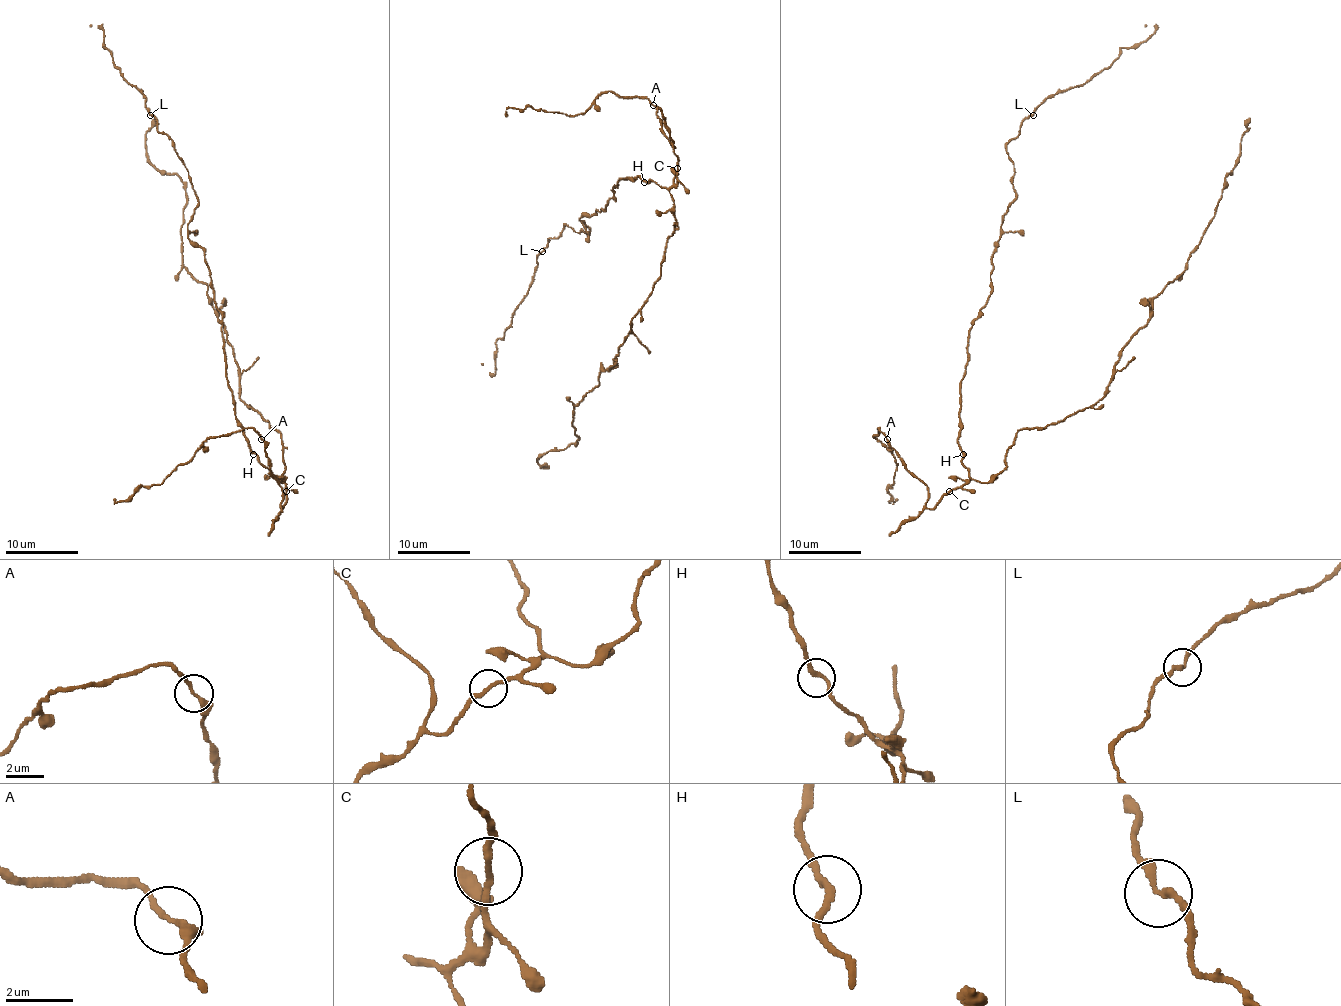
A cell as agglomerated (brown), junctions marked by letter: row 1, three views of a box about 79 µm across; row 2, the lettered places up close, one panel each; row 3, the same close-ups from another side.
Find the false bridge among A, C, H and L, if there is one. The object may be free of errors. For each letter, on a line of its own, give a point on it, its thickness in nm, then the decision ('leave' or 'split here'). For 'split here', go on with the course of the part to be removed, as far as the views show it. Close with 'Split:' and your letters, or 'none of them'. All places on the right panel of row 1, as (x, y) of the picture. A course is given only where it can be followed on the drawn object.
A: at (887, 439); 200 nm thick; leave
C: at (949, 491); 190 nm thick; leave
H: at (963, 454); 200 nm thick; leave
L: at (1033, 115); 200 nm thick; leave
Split: none of them

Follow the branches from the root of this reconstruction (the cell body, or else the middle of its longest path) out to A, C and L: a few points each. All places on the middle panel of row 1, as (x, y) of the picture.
A: (644, 180), (657, 182), (662, 187), (671, 187), (677, 182), (677, 155), (661, 128), (653, 106)
C: (644, 180), (671, 187), (677, 182), (677, 167)
L: (644, 180), (621, 178), (604, 209), (579, 220), (590, 229), (588, 234), (566, 225), (541, 251)

